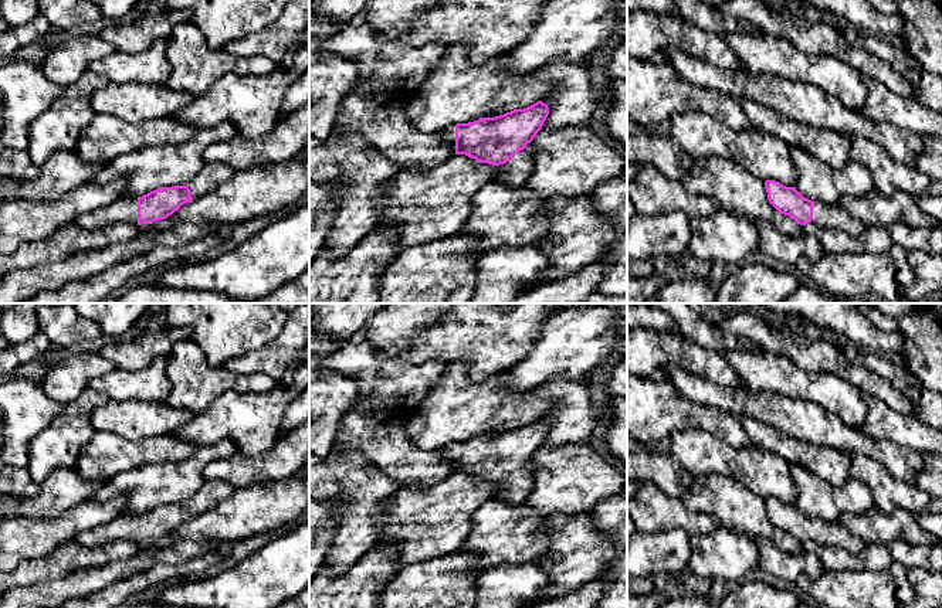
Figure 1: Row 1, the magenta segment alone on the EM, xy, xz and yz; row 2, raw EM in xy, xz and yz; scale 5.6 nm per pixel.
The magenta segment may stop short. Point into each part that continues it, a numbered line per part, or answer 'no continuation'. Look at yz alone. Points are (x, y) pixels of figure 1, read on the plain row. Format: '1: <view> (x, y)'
1: yz (830, 533)

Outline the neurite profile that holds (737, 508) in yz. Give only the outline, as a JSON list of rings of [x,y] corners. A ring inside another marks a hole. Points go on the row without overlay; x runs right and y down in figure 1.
[[[722,473],[695,476],[694,485],[681,499],[689,512],[714,516],[728,530],[750,539],[768,539],[779,550],[797,554],[803,543],[780,531],[768,517],[765,497]]]

